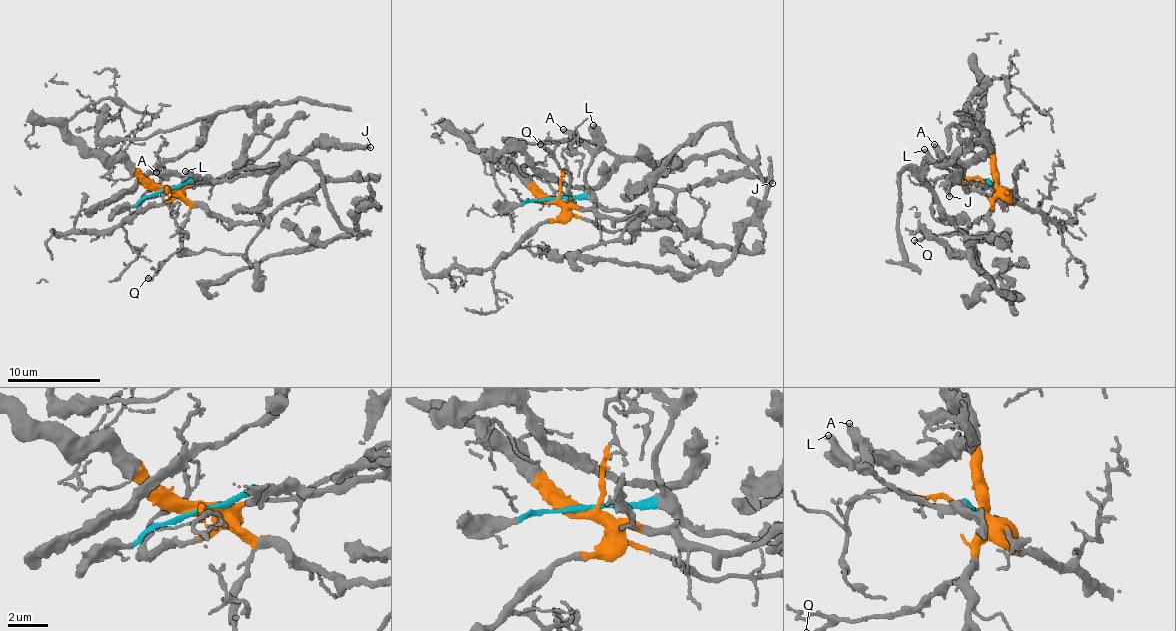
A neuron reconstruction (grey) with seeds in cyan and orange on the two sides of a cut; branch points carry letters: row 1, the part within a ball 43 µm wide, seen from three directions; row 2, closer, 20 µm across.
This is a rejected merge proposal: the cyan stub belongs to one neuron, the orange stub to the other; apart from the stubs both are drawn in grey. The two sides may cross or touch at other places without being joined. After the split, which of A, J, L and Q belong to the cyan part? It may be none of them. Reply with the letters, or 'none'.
A, J, L

